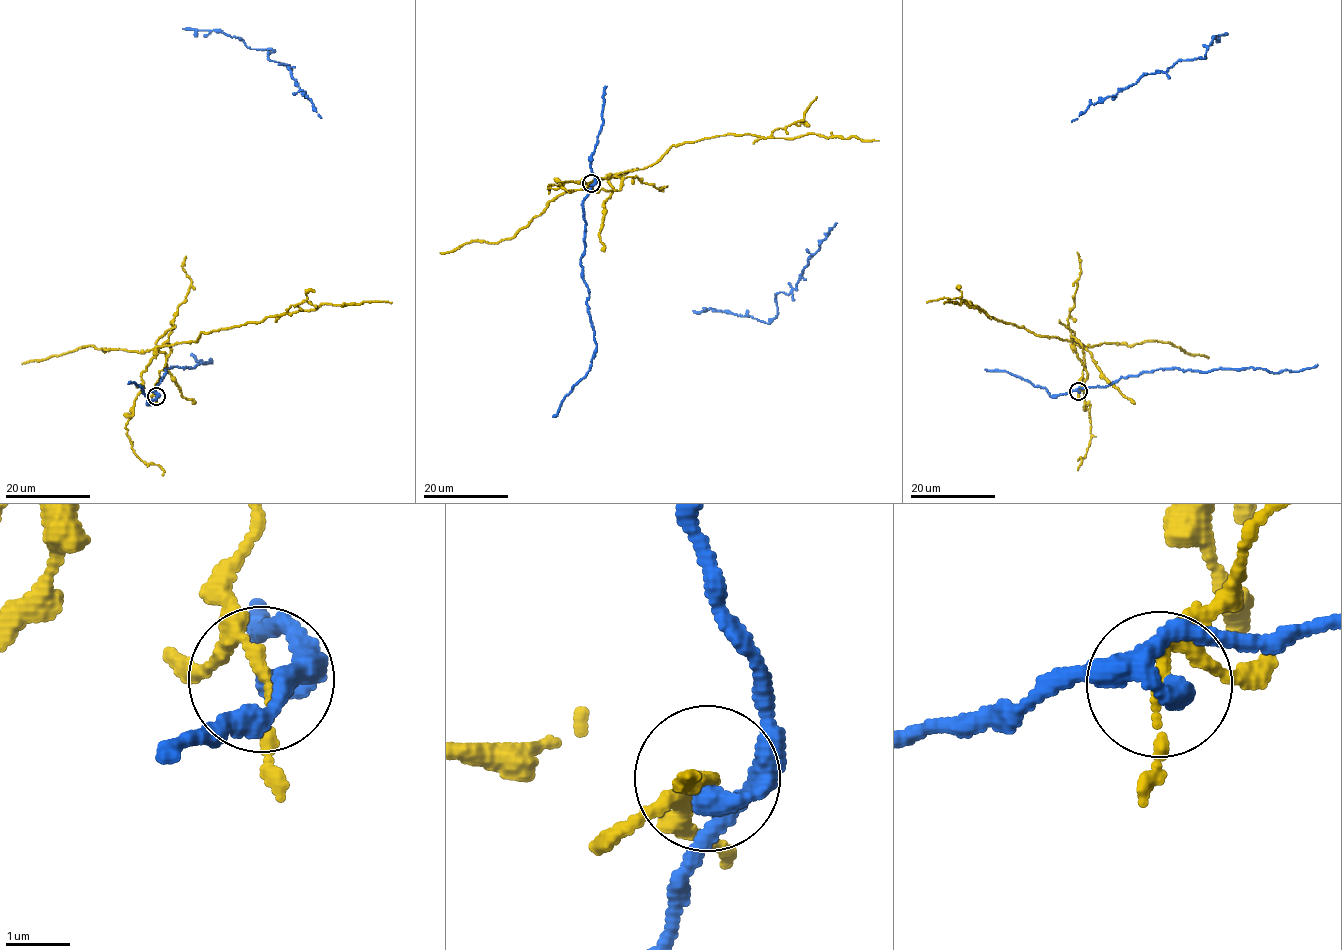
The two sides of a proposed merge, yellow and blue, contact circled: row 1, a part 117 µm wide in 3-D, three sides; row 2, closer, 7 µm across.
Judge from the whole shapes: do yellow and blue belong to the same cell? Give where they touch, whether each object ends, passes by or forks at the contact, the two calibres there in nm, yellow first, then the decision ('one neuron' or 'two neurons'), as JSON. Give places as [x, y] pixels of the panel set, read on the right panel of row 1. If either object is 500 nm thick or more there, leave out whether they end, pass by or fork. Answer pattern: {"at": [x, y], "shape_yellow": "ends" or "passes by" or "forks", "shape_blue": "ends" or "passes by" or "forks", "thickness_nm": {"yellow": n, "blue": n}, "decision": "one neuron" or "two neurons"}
{"at": [1078, 391], "shape_yellow": "passes by", "shape_blue": "ends", "thickness_nm": {"yellow": 150, "blue": 320}, "decision": "two neurons"}

